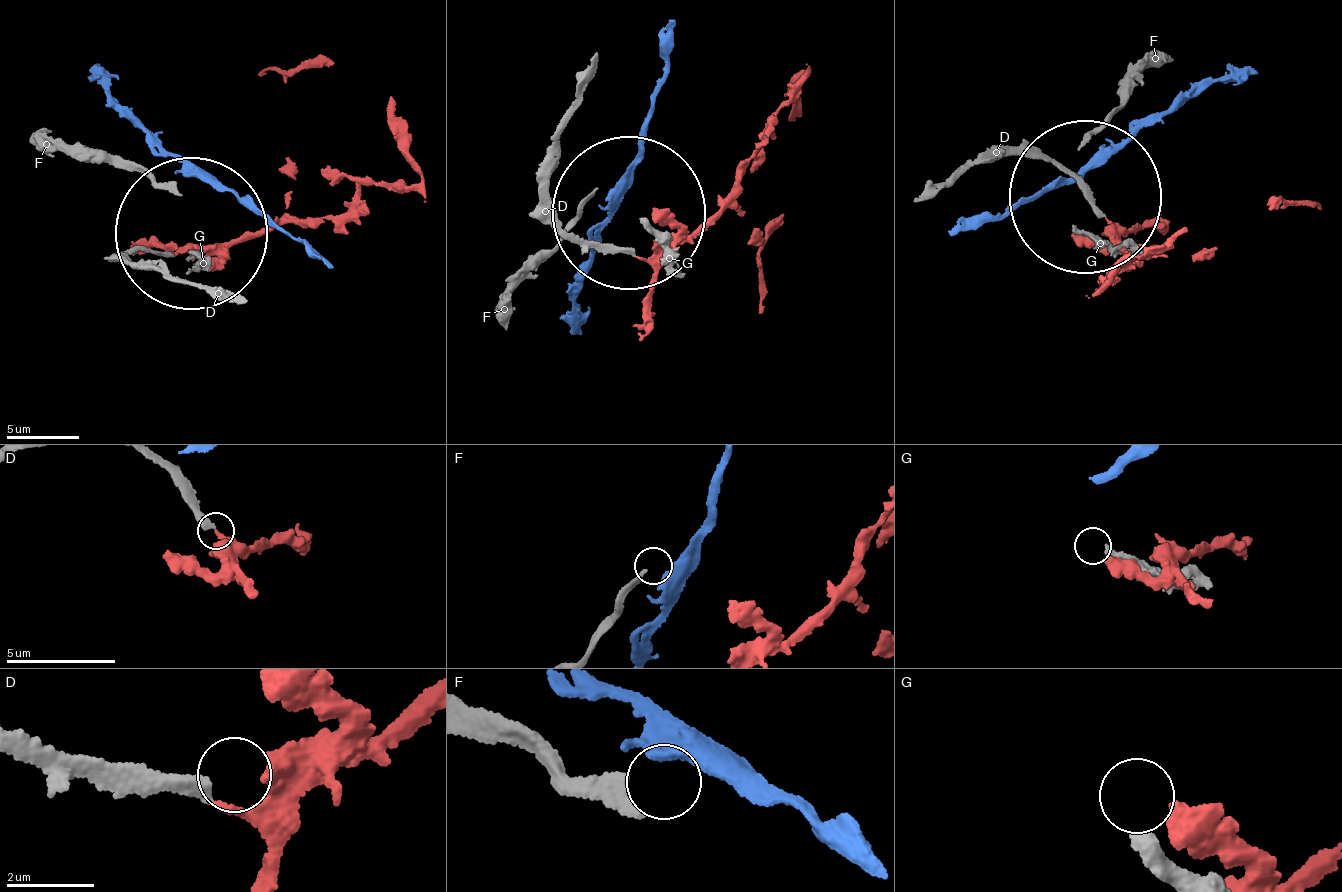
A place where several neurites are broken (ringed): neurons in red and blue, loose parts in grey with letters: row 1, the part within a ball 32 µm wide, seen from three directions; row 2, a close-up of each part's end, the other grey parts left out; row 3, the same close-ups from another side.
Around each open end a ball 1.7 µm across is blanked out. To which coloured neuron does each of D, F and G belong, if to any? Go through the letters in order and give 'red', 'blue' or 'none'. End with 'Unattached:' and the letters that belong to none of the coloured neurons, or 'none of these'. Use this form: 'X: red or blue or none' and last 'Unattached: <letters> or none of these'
D: red
F: none
G: none
Unattached: F, G

